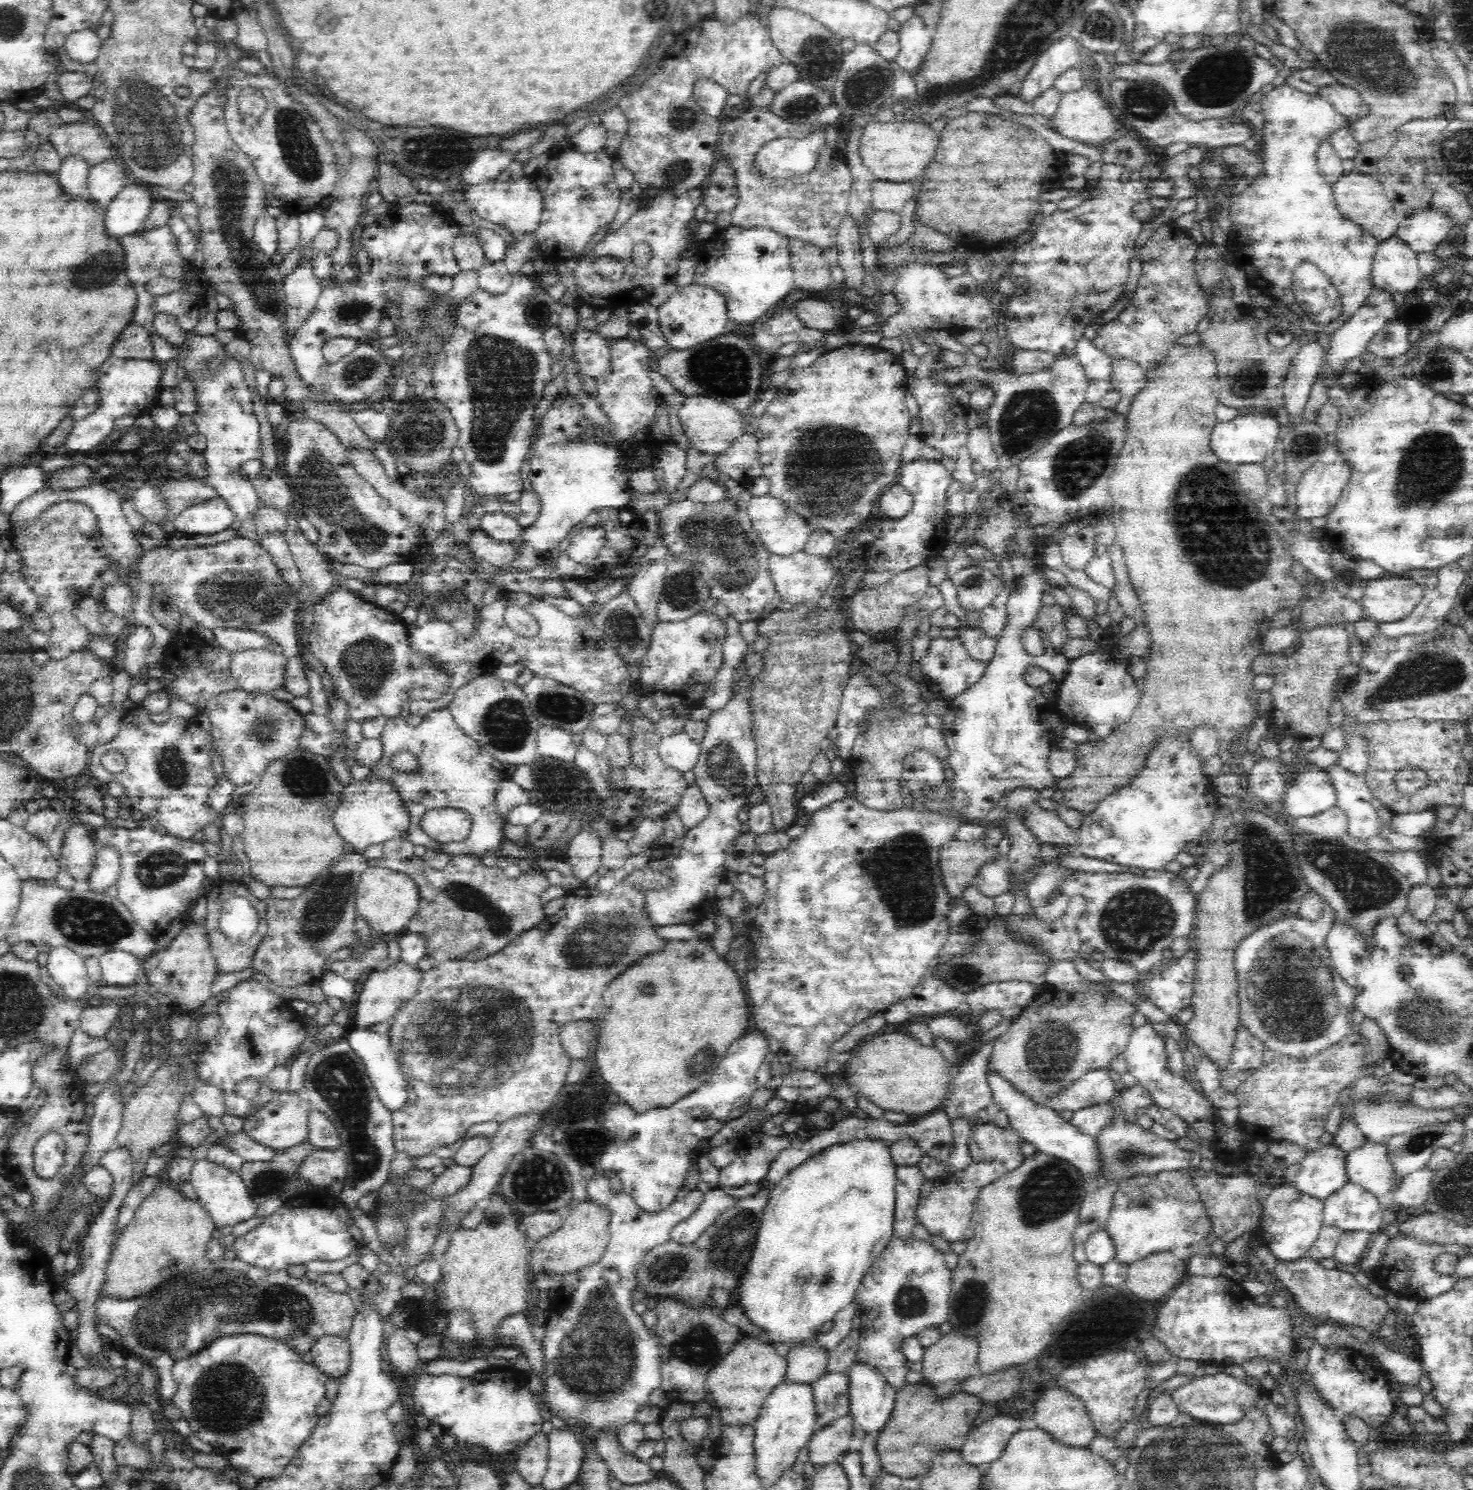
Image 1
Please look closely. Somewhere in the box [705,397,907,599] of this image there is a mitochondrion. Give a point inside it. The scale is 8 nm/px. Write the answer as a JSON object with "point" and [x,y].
{"point":[820,438]}

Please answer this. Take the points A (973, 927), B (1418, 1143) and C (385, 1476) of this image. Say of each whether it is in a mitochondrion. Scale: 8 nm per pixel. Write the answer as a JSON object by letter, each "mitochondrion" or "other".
{"A":"other","B":"mitochondrion","C":"other"}

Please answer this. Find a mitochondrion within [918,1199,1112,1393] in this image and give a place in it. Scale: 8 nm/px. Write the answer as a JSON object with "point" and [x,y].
{"point":[968,1308]}

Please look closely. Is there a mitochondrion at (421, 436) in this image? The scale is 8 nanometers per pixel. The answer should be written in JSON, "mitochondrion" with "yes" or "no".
{"mitochondrion":"yes"}

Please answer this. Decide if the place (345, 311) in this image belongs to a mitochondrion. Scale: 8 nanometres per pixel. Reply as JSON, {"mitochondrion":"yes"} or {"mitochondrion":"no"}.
{"mitochondrion":"yes"}

